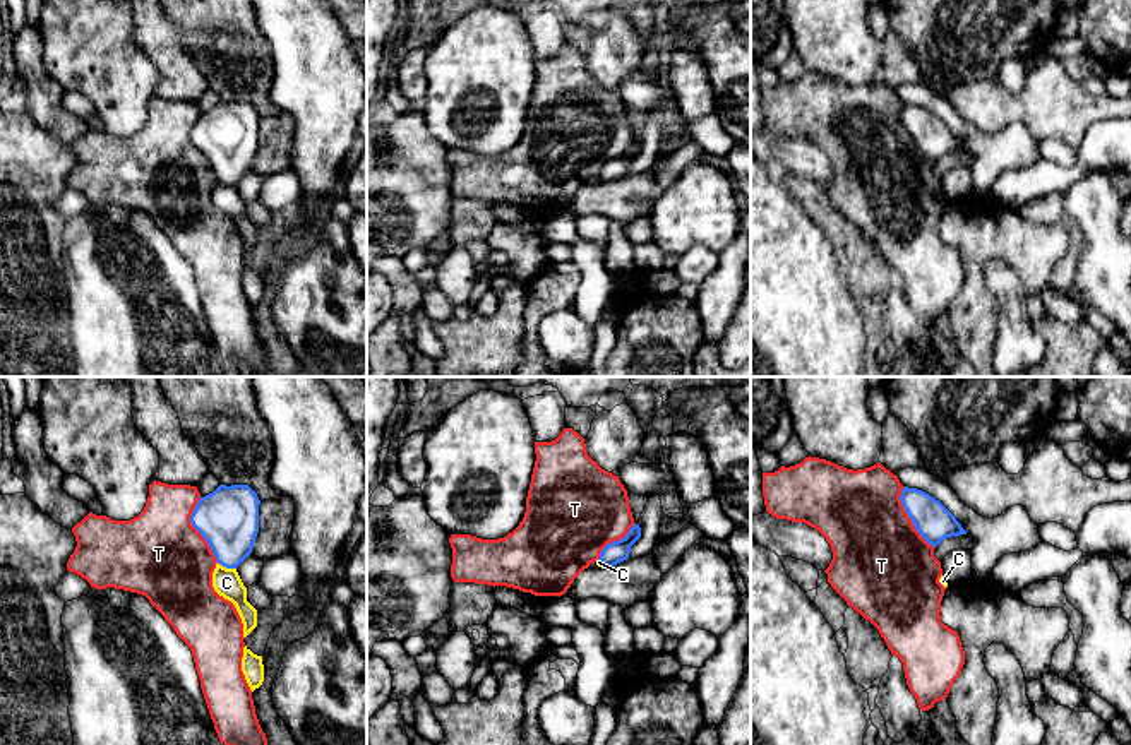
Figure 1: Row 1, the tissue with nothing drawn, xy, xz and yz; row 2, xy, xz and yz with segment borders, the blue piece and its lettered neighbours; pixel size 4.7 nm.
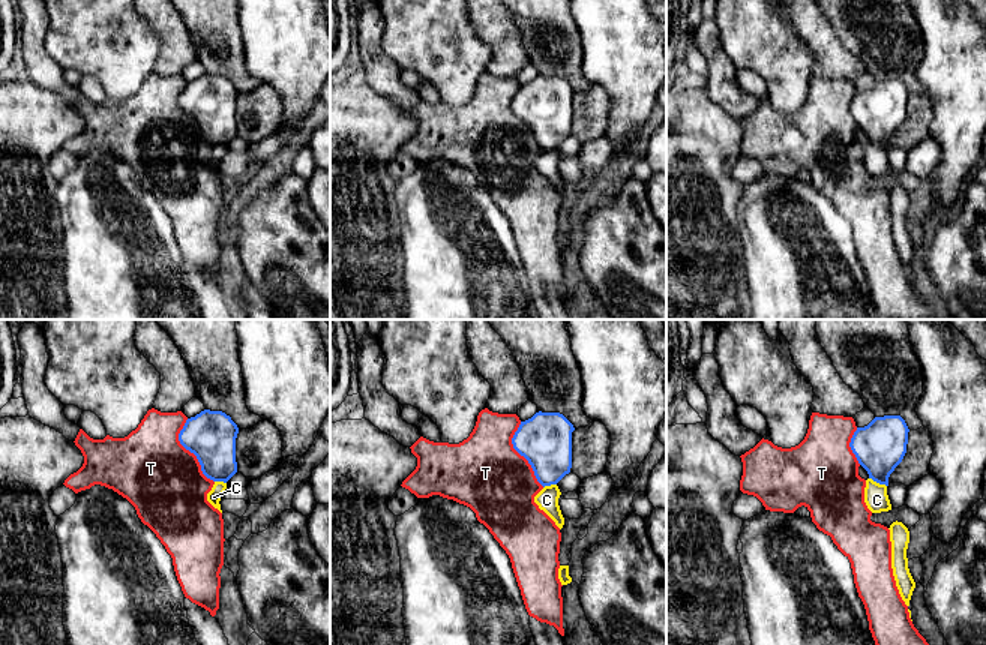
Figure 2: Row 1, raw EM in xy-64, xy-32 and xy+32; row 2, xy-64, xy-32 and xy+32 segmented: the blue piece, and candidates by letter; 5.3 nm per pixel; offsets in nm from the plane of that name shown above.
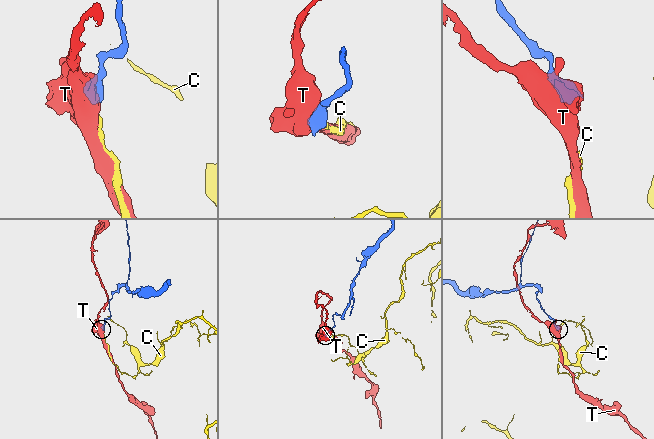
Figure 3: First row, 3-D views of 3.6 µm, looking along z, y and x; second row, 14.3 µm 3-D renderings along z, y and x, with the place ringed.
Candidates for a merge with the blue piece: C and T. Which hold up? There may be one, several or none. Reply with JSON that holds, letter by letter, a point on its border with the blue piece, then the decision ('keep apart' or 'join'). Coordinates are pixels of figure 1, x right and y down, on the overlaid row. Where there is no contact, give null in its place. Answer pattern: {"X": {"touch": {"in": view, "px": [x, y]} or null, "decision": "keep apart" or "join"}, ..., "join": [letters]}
{"C": {"touch": {"in": "xy", "px": [227, 567]}, "decision": "keep apart"}, "T": {"touch": {"in": "xy", "px": [196, 528]}, "decision": "keep apart"}, "join": []}

